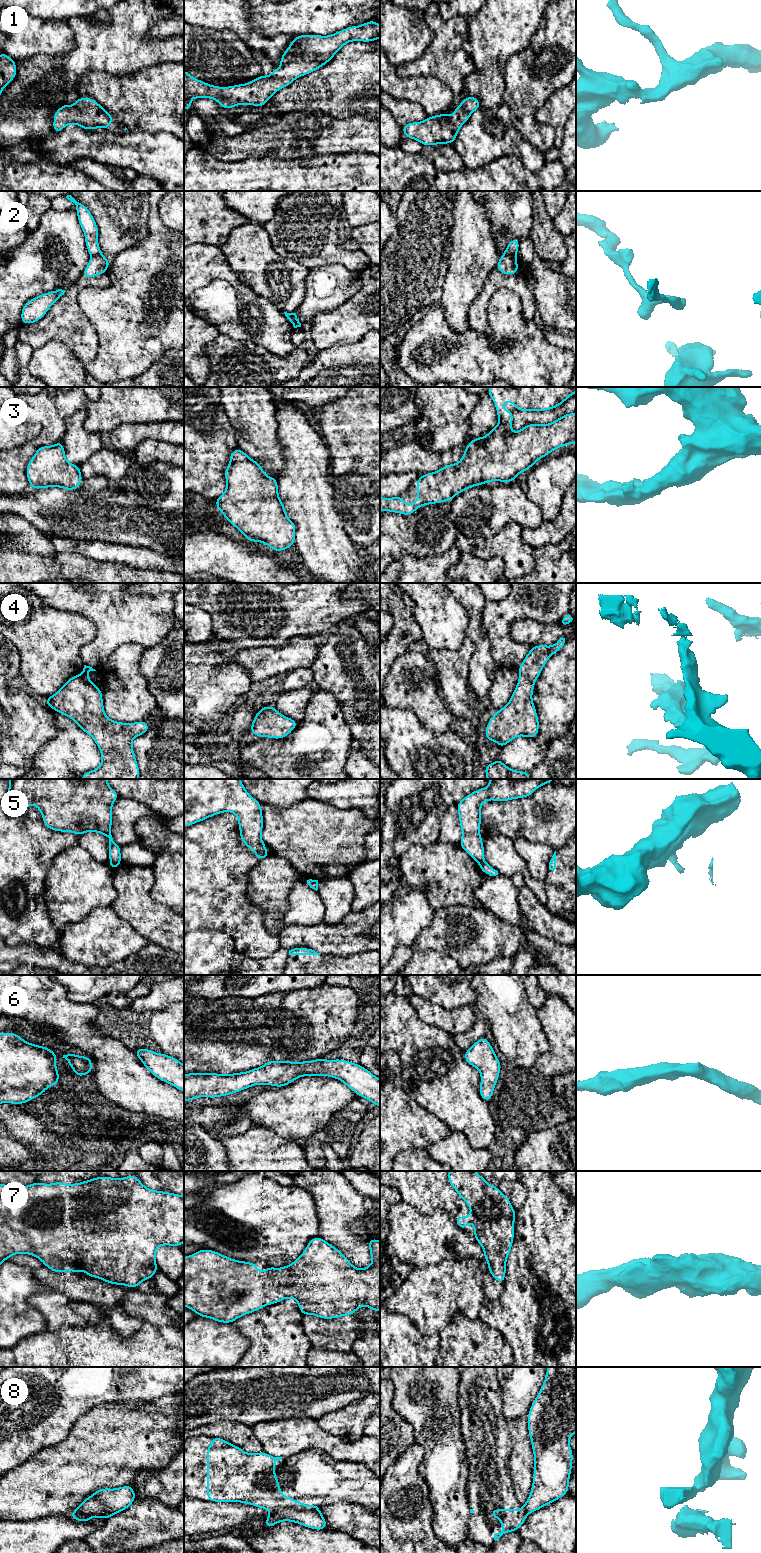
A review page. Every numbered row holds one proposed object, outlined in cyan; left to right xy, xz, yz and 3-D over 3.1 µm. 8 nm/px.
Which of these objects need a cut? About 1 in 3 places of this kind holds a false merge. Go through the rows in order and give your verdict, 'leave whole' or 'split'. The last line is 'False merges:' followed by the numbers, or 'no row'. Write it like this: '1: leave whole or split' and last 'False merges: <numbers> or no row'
1: leave whole
2: split
3: leave whole
4: leave whole
5: split
6: leave whole
7: leave whole
8: split
False merges: 2, 5, 8

